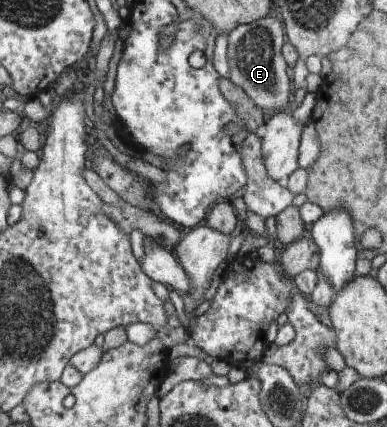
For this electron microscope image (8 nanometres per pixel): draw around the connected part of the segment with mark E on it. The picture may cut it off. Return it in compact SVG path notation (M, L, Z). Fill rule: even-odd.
M265 17L250 24L236 27L228 35L230 81L241 87L254 104L265 111L284 111L292 99L292 77L289 65L281 53L285 44L285 29L273 17Z

